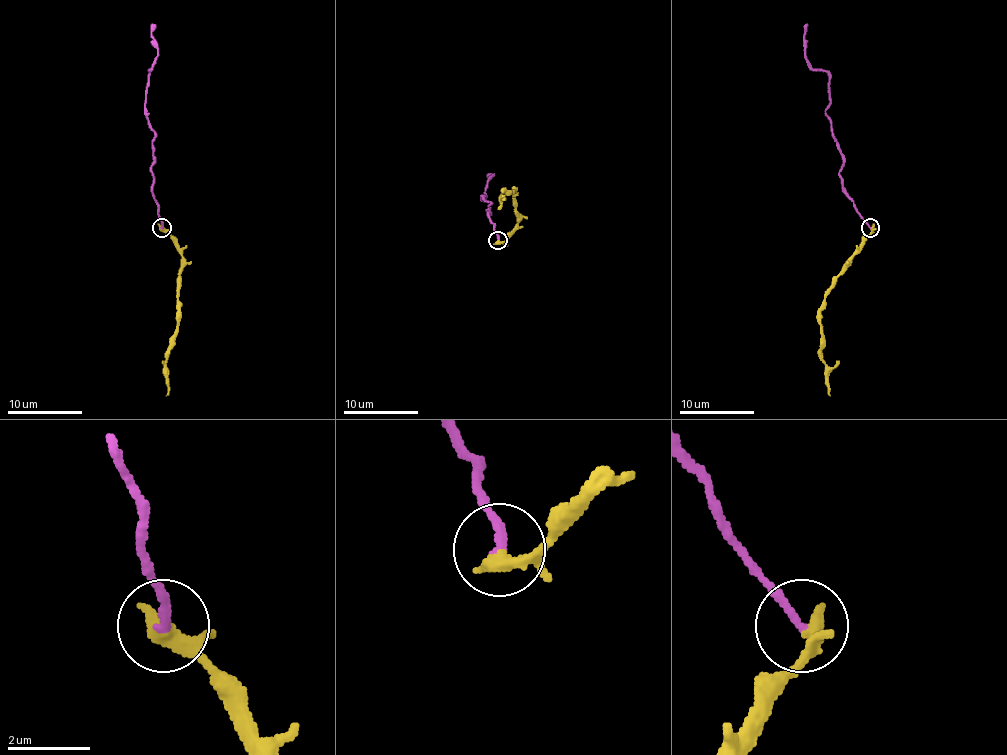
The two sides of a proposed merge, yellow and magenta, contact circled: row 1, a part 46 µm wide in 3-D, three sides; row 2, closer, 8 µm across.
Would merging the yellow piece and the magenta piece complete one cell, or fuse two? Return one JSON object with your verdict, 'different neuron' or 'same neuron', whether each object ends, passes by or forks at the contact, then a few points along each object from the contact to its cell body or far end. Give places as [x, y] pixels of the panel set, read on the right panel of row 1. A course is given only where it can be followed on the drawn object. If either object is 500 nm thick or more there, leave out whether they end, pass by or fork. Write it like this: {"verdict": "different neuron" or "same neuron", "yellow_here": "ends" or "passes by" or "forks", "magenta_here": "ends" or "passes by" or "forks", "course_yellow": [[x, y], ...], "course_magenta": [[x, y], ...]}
{"verdict": "different neuron", "yellow_here": "passes by", "magenta_here": "ends", "course_yellow": [[871, 228], [871, 233], [824, 299], [821, 356], [830, 395]], "course_magenta": [[870, 228], [843, 186], [843, 155], [824, 111], [830, 102], [828, 74], [813, 68], [806, 57], [808, 23]]}

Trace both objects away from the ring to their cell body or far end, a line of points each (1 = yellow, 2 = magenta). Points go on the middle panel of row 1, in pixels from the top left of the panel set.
1: (497, 241), (503, 241), (518, 223), (512, 191), (505, 191), (501, 200)
2: (497, 240), (488, 213), (490, 202), (482, 194), (482, 200), (486, 183), (494, 176), (488, 178)

